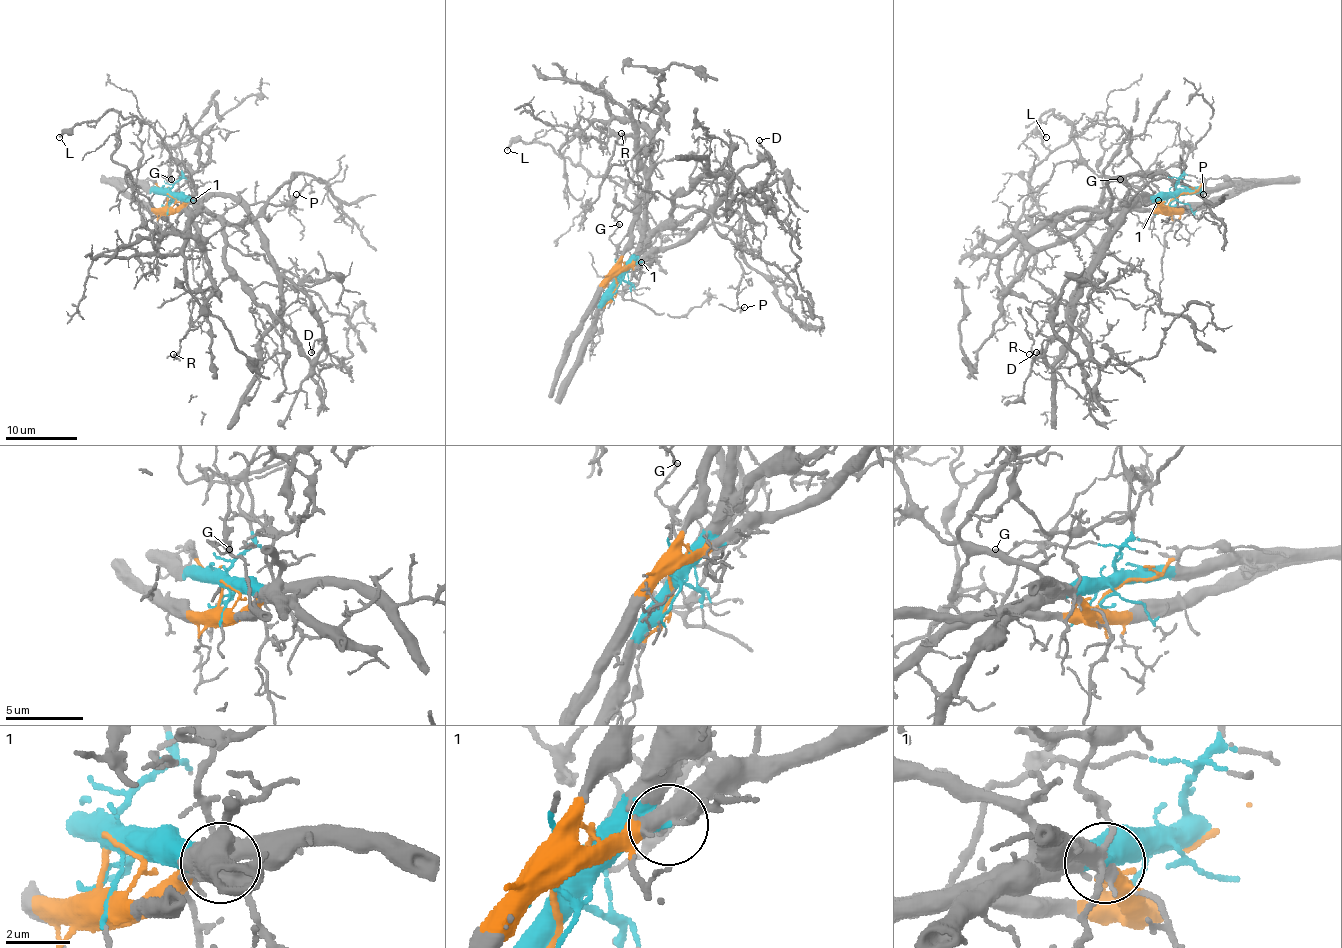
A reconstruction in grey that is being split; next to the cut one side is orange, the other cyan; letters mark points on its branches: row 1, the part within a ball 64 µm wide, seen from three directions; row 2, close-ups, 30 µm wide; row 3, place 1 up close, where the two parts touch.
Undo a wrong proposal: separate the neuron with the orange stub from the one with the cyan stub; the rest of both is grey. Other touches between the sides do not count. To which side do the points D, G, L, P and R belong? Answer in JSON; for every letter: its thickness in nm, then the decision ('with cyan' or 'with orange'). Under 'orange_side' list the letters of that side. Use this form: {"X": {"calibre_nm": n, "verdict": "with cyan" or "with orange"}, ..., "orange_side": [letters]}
{"D": {"calibre_nm": 260, "verdict": "with orange"}, "G": {"calibre_nm": 170, "verdict": "with orange"}, "L": {"calibre_nm": 160, "verdict": "with cyan"}, "P": {"calibre_nm": 130, "verdict": "with cyan"}, "R": {"calibre_nm": 150, "verdict": "with cyan"}, "orange_side": ["D", "G"]}

